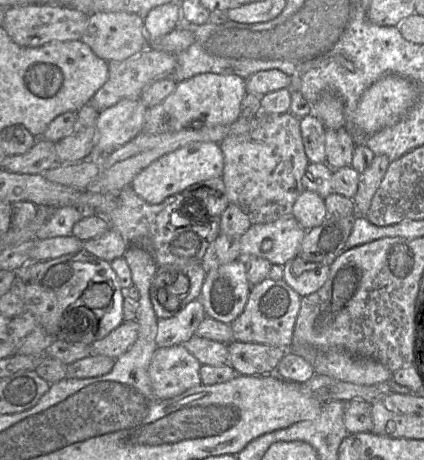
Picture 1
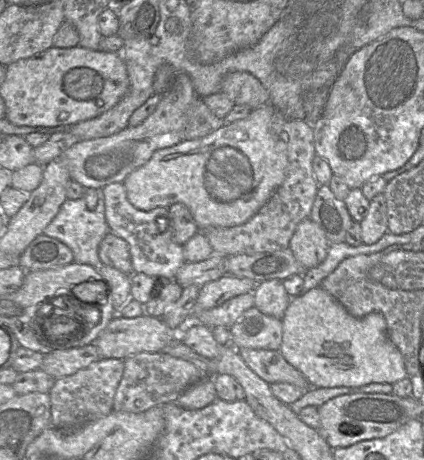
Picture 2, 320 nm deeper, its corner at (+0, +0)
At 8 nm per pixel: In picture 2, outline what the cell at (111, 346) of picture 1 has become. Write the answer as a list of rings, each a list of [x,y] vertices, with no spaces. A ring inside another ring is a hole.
[[[95,345],[81,348],[61,348],[44,355],[40,370],[54,379],[70,376],[100,360],[100,354]]]

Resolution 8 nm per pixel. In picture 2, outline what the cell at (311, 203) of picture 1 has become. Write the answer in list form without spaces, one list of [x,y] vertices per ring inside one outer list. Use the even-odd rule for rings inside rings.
[[[307,218],[298,224],[289,248],[305,270],[308,270],[325,260],[330,245],[321,227]]]

